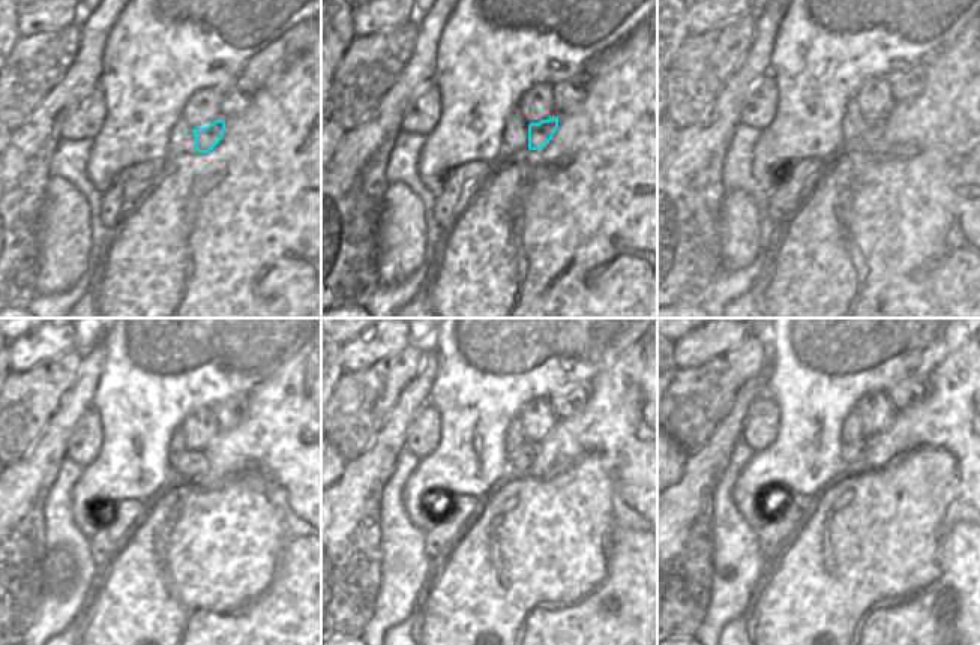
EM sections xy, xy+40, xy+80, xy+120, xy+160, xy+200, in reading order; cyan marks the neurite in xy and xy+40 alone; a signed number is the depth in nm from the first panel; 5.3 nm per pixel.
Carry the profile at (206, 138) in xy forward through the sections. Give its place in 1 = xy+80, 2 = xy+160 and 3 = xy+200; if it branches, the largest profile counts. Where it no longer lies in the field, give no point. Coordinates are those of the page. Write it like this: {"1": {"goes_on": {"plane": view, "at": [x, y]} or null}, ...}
{"1": {"goes_on": {"plane": "xy+80", "at": [872, 128]}}, "2": {"goes_on": {"plane": "xy+160", "at": [520, 461]}}, "3": {"goes_on": {"plane": "xy+200", "at": [850, 453]}}}

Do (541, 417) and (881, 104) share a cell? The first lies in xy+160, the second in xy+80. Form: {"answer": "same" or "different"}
{"answer": "same"}

